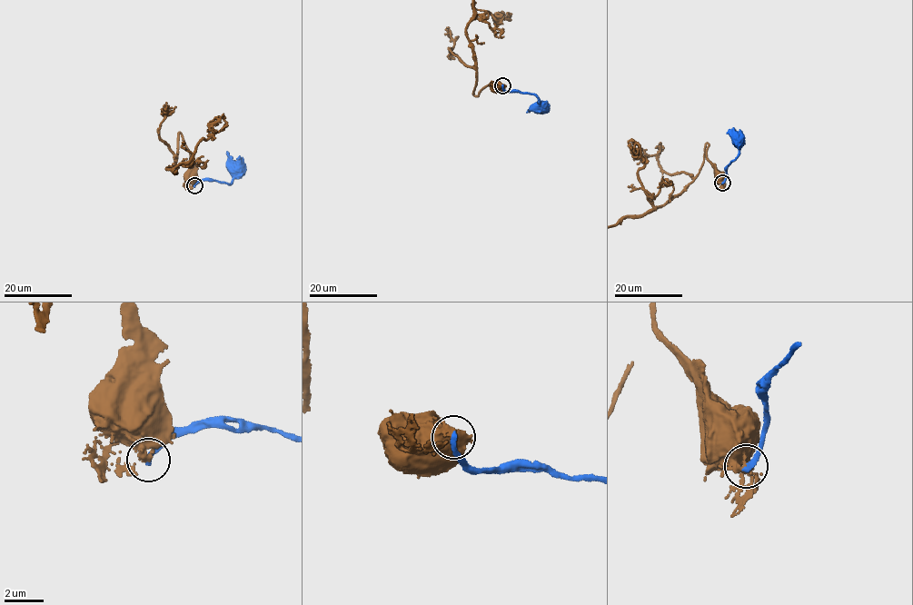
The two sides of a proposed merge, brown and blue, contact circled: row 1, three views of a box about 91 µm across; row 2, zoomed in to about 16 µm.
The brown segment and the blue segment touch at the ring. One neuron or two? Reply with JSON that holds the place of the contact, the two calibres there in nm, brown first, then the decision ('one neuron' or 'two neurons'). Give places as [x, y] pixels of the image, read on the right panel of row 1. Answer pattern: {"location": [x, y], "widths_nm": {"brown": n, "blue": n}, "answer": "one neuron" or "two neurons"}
{"location": [722, 183], "widths_nm": {"brown": 300, "blue": 300}, "answer": "two neurons"}

